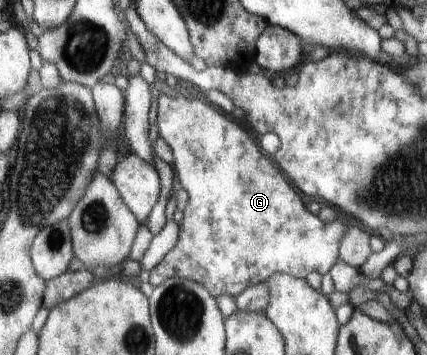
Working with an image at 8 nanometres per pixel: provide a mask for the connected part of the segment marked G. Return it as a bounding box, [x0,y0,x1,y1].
[150,90,347,299]

